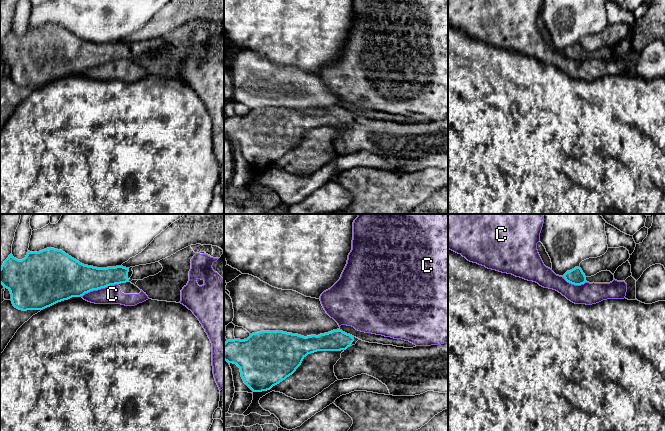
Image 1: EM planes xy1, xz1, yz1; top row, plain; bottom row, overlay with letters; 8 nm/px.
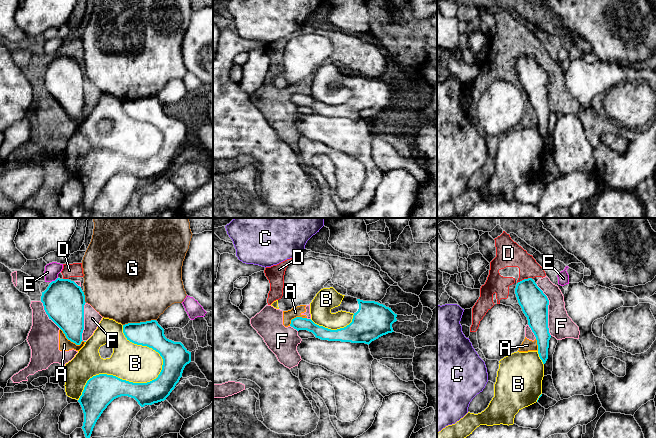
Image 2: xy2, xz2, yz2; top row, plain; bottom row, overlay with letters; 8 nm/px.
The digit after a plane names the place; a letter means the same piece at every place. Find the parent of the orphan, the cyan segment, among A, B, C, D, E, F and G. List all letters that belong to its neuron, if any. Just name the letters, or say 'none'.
none

